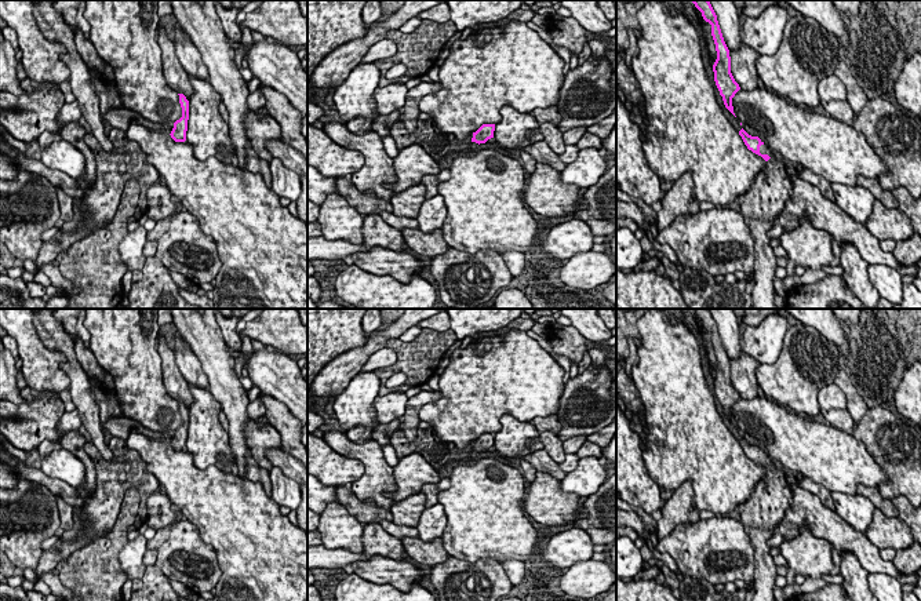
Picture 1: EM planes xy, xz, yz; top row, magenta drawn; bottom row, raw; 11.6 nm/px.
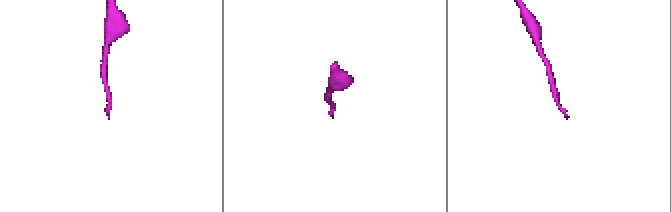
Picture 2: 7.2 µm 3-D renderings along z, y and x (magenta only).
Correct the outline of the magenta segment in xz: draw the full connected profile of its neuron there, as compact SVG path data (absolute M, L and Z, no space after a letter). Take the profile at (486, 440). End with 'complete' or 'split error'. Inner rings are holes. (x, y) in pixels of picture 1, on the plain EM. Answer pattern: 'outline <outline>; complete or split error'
outline M483 433L476 441L473 441L472 451L485 452L488 448L494 447L495 433Z; complete

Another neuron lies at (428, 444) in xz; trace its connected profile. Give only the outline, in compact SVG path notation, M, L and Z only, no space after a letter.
M429 422L419 423L418 436L414 441L408 441L404 433L396 431L390 438L390 445L398 459L409 454L419 454L436 470L444 467L452 459L451 444L443 441Z

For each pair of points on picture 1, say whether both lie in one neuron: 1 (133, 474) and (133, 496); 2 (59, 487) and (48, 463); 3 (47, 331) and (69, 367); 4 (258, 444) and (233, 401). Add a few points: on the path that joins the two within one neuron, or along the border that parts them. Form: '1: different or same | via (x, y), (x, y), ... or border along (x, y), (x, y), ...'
1: different | border along (135, 487), (131, 487), (124, 494), (117, 517)
2: different | border along (40, 467), (46, 474), (64, 480), (75, 488)
3: same | via (57, 339), (69, 352), (69, 357)
4: different | border along (250, 419), (244, 429), (247, 448)

